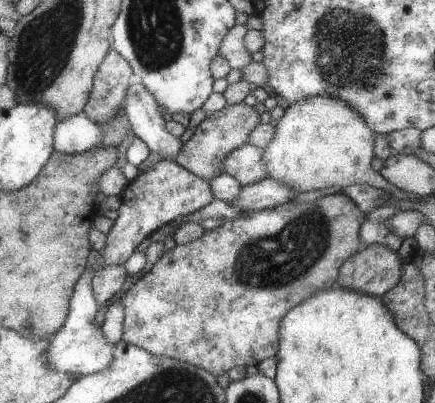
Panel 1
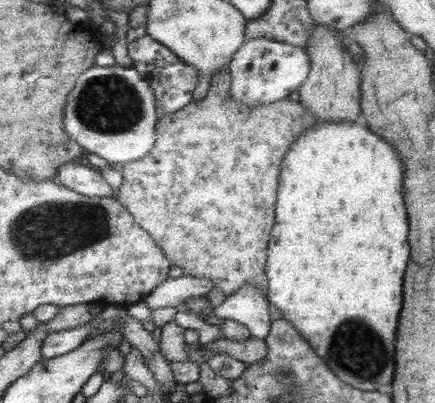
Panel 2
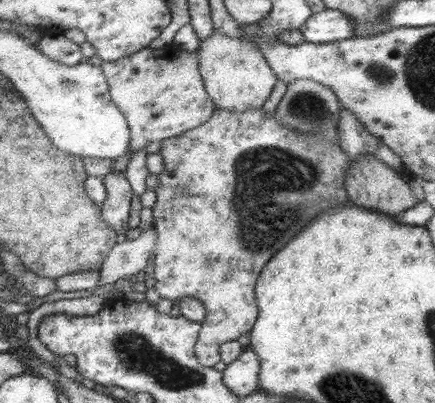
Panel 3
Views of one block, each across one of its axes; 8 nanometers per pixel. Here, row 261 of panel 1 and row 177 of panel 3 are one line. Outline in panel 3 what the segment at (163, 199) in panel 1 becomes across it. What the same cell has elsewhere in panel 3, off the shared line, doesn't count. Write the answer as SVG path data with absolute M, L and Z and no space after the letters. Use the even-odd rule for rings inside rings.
M127 172L123 174L109 174L105 176L105 186L109 192L107 202L103 208L103 220L109 222L117 232L123 232L123 228L129 226L129 214L131 214L131 202L133 202L133 186L127 178Z

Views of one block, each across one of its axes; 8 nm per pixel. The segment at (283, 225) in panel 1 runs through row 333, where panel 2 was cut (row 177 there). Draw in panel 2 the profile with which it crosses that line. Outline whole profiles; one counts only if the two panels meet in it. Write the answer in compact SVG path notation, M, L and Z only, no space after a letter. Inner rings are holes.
M223 70L215 76L205 100L195 100L181 112L159 116L155 150L147 158L129 162L121 168L125 182L117 198L131 210L139 226L153 236L155 244L167 254L167 260L171 260L173 266L185 268L187 276L211 280L227 298L243 288L255 288L269 300L271 282L267 264L277 224L283 162L291 152L291 146L295 146L305 132L319 126L319 120L307 112L301 102L289 98L277 100L271 106L251 108L245 102L239 102L231 94L231 88L233 74L231 70Z

